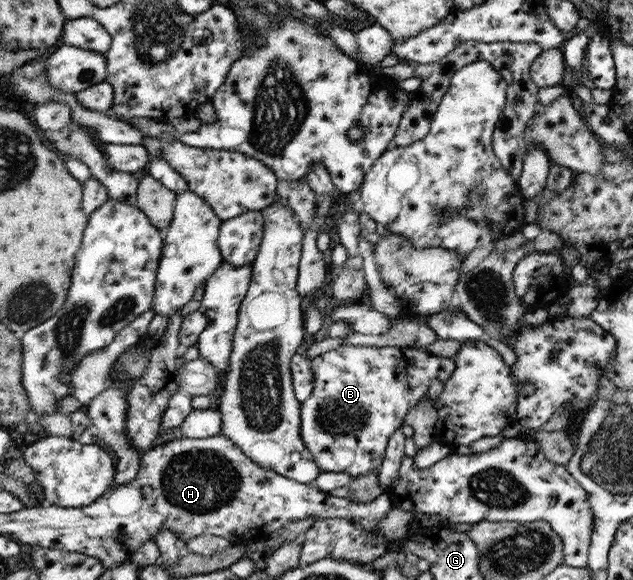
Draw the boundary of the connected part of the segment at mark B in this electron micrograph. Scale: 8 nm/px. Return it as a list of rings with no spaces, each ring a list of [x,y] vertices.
[[[342,344],[339,347],[332,349],[324,354],[321,354],[315,359],[310,360],[311,370],[313,370],[314,387],[312,393],[304,400],[303,403],[303,438],[307,440],[307,449],[311,452],[315,452],[314,460],[319,460],[319,468],[325,472],[346,472],[352,477],[361,476],[362,474],[369,474],[372,470],[380,469],[383,457],[385,456],[385,448],[387,448],[387,442],[389,438],[393,436],[393,433],[397,428],[402,428],[403,420],[407,416],[407,412],[415,406],[423,396],[427,393],[429,388],[429,382],[431,380],[439,380],[441,383],[445,383],[453,372],[456,370],[456,362],[453,358],[447,358],[444,356],[436,355],[431,351],[428,351],[425,347],[415,347],[413,345],[403,345],[396,347],[365,347],[365,346],[349,346],[348,344]]]

